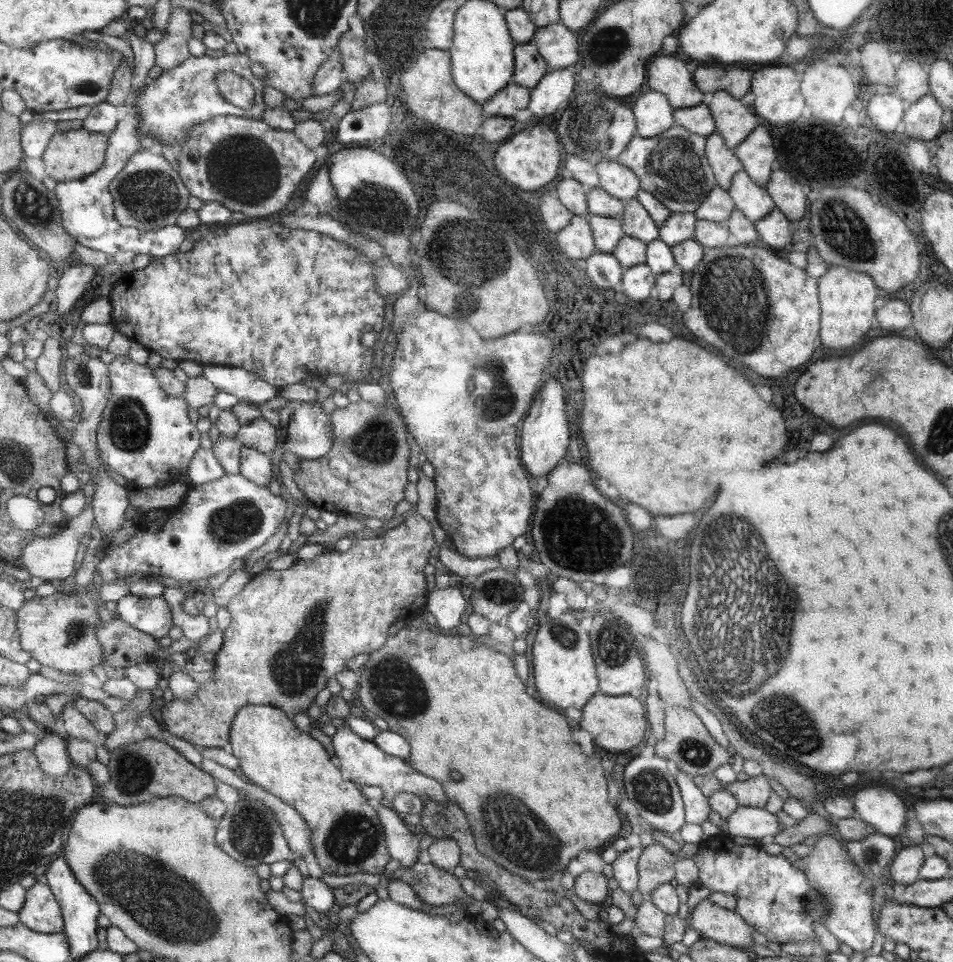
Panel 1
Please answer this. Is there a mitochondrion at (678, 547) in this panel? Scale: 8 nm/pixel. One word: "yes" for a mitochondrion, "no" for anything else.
yes

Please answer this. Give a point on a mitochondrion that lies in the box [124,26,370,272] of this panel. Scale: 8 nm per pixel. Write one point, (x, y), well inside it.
(242, 167)

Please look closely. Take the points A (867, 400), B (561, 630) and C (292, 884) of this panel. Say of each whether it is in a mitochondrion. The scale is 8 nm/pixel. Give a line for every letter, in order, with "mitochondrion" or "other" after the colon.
A: other
B: mitochondrion
C: other

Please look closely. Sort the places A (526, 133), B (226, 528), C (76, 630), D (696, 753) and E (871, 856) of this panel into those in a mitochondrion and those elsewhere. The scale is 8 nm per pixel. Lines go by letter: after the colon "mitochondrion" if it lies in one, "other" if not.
A: other
B: mitochondrion
C: mitochondrion
D: mitochondrion
E: mitochondrion

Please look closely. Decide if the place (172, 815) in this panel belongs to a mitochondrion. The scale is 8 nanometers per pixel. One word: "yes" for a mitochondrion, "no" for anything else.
no

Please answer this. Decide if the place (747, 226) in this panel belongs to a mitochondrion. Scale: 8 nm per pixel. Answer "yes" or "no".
no

